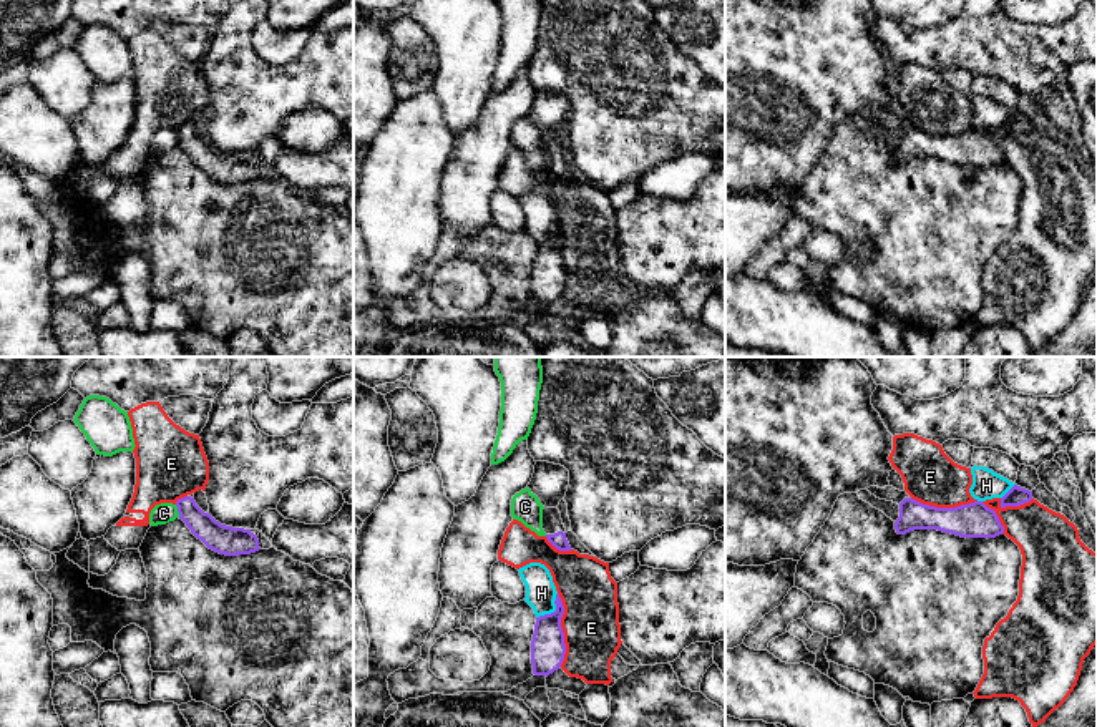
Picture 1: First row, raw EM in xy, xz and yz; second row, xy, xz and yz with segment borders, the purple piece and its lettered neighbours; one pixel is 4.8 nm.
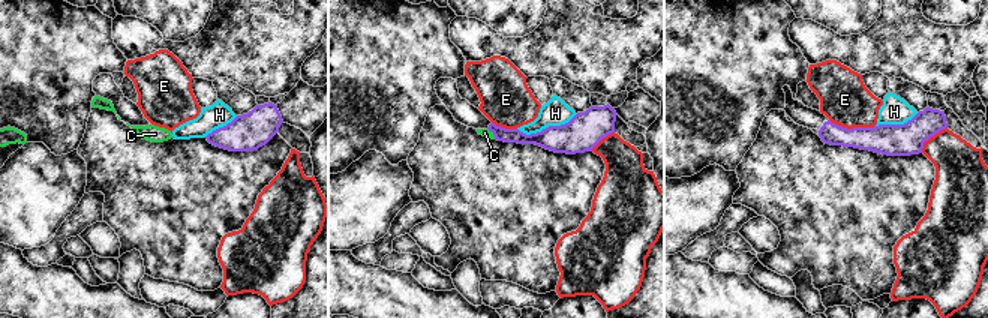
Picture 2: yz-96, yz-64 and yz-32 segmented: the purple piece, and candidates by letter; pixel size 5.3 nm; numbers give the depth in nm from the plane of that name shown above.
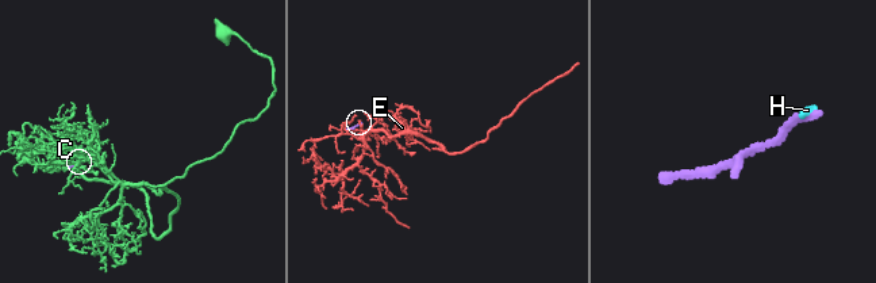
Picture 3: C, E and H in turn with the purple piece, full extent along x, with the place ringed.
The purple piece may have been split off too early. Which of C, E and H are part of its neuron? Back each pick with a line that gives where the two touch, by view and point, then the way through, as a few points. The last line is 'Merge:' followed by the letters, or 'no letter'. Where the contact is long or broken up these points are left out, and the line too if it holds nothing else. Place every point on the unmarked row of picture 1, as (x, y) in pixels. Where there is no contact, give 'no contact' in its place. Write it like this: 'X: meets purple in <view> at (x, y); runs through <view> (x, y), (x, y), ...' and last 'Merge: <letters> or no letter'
Merge: no letter

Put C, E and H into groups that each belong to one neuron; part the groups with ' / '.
C / E / H

